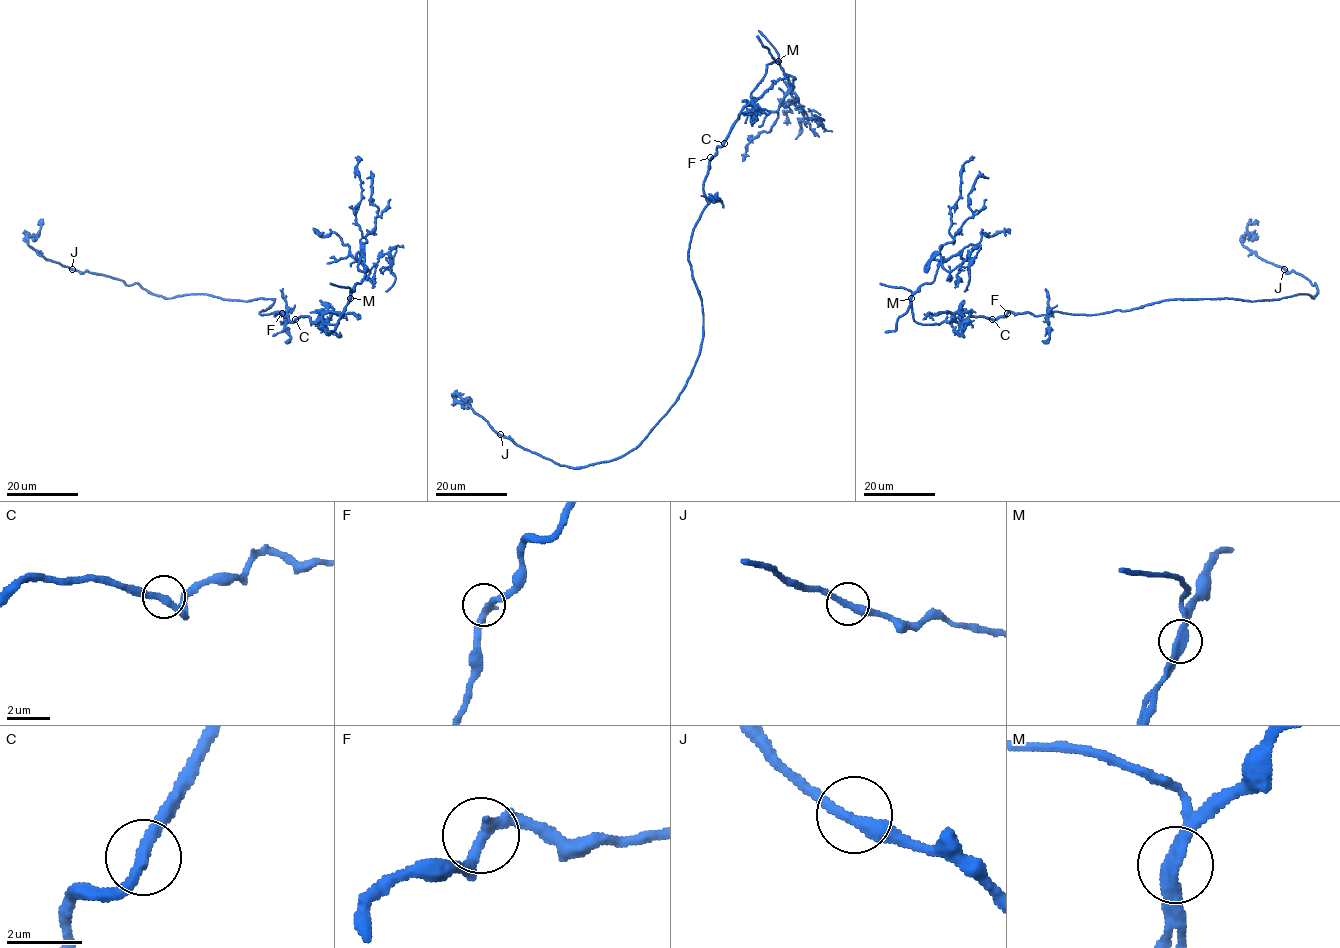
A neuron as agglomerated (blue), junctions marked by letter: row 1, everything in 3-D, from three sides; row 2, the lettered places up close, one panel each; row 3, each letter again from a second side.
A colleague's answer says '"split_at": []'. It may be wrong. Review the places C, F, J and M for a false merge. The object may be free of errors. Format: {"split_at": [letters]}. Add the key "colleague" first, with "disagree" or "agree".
{"colleague": "disagree", "split_at": ["M"]}

